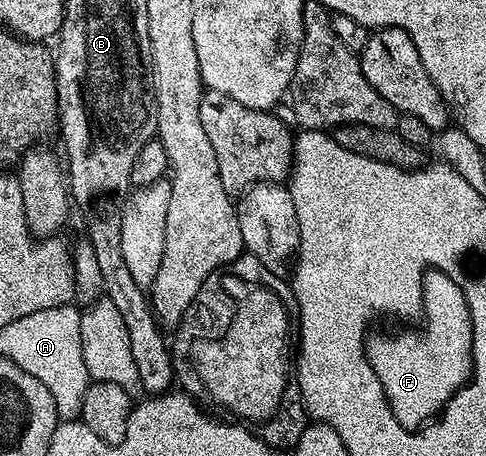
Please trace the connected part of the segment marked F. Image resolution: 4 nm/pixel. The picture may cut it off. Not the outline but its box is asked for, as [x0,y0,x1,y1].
[370,269,470,426]

